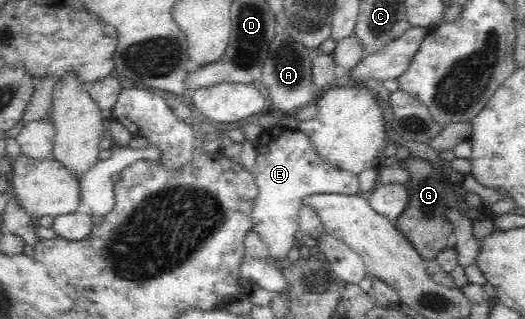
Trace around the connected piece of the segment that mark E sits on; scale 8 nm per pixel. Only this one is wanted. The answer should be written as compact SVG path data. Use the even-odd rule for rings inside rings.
M283 126L264 129L254 143L257 163L250 173L258 194L252 207L252 229L266 243L269 255L284 261L287 252L295 245L294 234L299 231L298 217L302 199L306 195L318 193L361 195L358 177L335 170L323 162L311 148L307 136L299 130Z

